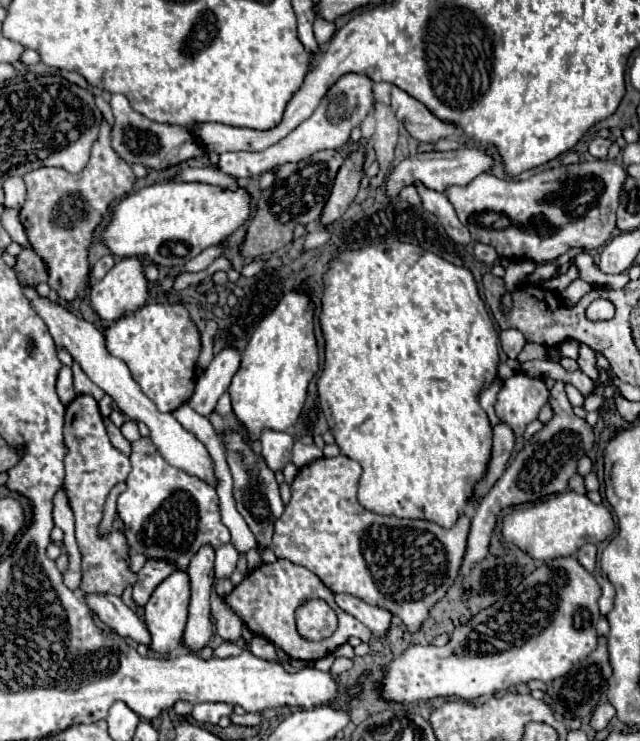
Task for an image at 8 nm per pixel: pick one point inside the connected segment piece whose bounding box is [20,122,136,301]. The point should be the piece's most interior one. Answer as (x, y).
(62, 209)

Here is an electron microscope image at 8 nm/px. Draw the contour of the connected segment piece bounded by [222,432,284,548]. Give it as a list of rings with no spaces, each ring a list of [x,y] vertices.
[[[236,432],[236,434],[224,434],[224,448],[226,448],[226,462],[230,466],[232,478],[234,478],[234,498],[238,512],[244,516],[248,528],[254,532],[258,546],[268,548],[272,544],[274,534],[274,522],[282,516],[284,504],[280,500],[280,490],[276,484],[276,478],[272,470],[268,470],[262,456],[256,456],[252,446]]]

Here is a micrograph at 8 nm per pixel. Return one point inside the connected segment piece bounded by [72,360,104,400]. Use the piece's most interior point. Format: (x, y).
(82, 384)

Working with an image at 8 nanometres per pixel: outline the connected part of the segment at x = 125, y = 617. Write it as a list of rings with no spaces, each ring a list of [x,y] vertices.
[[[84,594],[88,608],[122,638],[132,638],[148,646],[150,634],[144,622],[118,598],[112,594]]]

